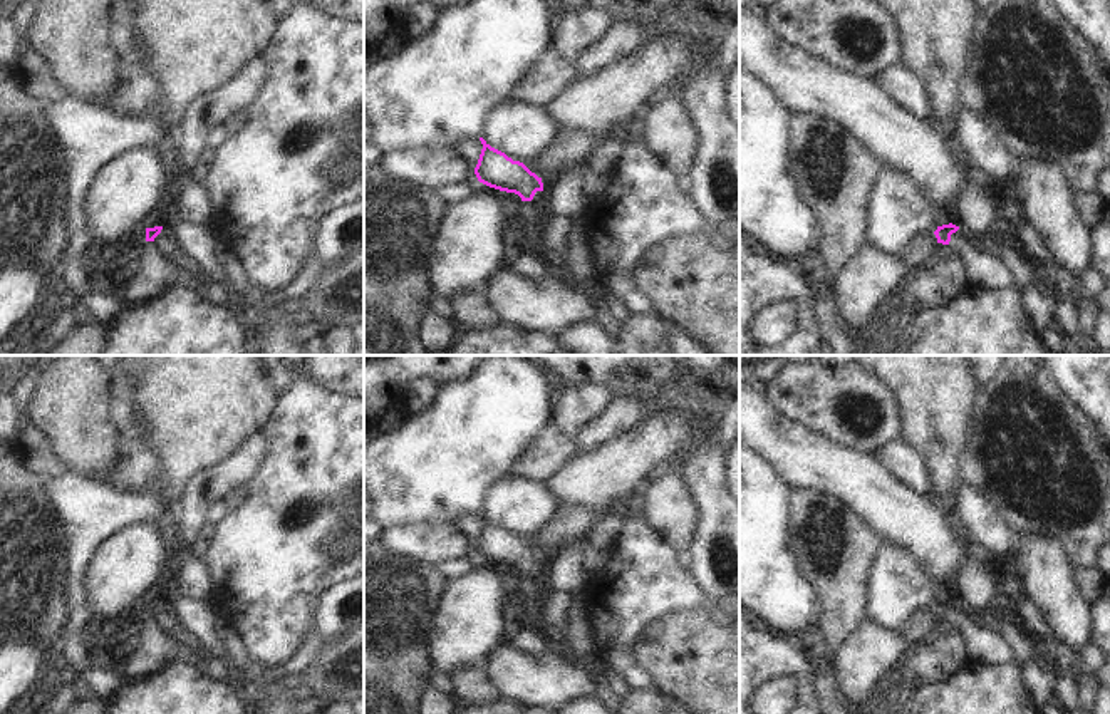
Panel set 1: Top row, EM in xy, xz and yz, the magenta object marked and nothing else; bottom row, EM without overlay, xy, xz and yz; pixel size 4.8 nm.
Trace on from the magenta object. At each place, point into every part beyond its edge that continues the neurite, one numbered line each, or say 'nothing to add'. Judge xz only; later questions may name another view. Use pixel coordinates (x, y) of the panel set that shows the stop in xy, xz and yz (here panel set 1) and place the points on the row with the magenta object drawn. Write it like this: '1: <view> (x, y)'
nothing to add

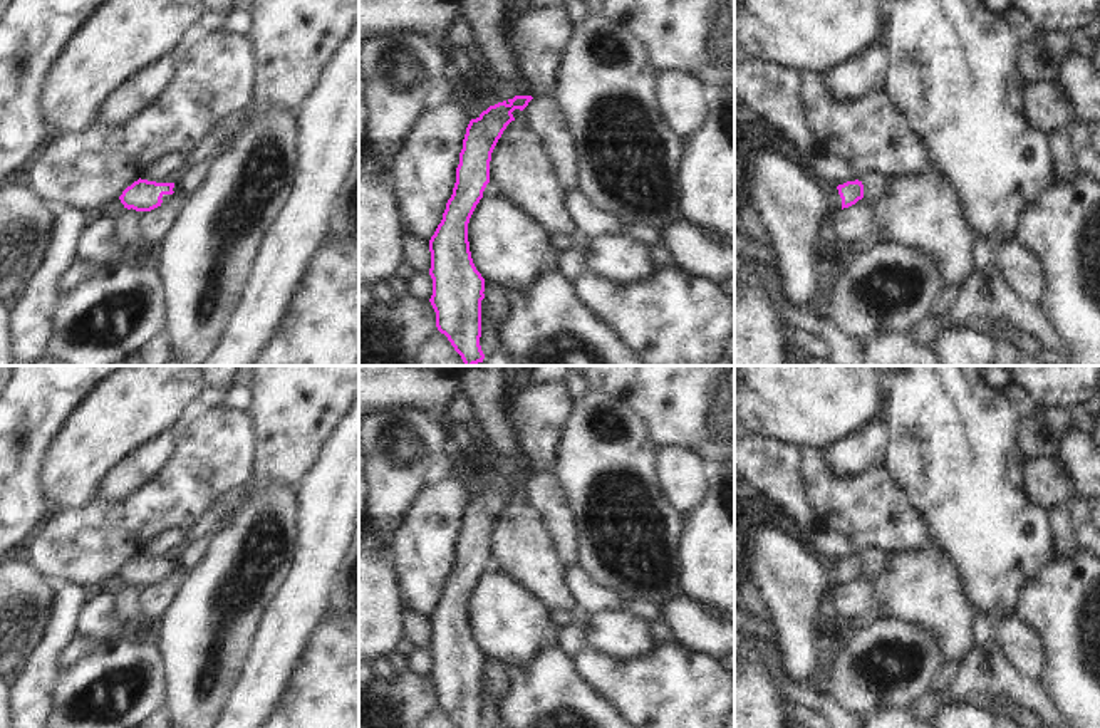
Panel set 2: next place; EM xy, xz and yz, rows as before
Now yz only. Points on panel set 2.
1: yz (792, 205)

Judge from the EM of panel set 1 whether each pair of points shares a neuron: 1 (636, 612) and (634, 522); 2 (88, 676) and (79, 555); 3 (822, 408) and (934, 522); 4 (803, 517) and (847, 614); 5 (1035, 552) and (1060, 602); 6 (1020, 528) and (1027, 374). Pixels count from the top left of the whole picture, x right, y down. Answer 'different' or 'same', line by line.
1: same
2: same
3: different
4: same
5: same
6: same

